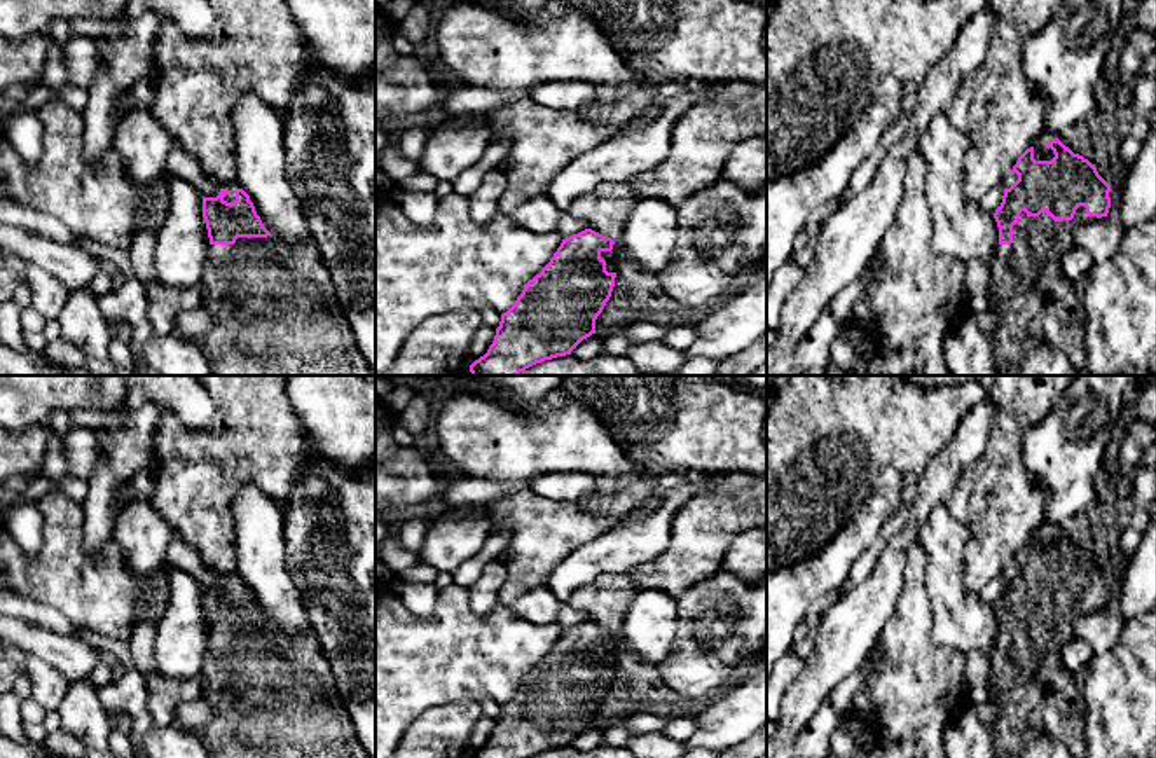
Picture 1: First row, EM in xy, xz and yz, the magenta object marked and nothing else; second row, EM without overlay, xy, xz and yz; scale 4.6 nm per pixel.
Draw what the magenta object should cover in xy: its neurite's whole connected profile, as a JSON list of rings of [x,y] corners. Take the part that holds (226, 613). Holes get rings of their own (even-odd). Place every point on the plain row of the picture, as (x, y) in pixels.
[[[215,571],[215,576],[220,580],[218,587],[203,589],[210,637],[199,672],[204,699],[213,707],[213,718],[199,732],[210,758],[368,758],[356,739],[353,721],[316,636],[309,631],[290,641],[264,618],[239,573]]]

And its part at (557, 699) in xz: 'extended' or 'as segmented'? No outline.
extended

